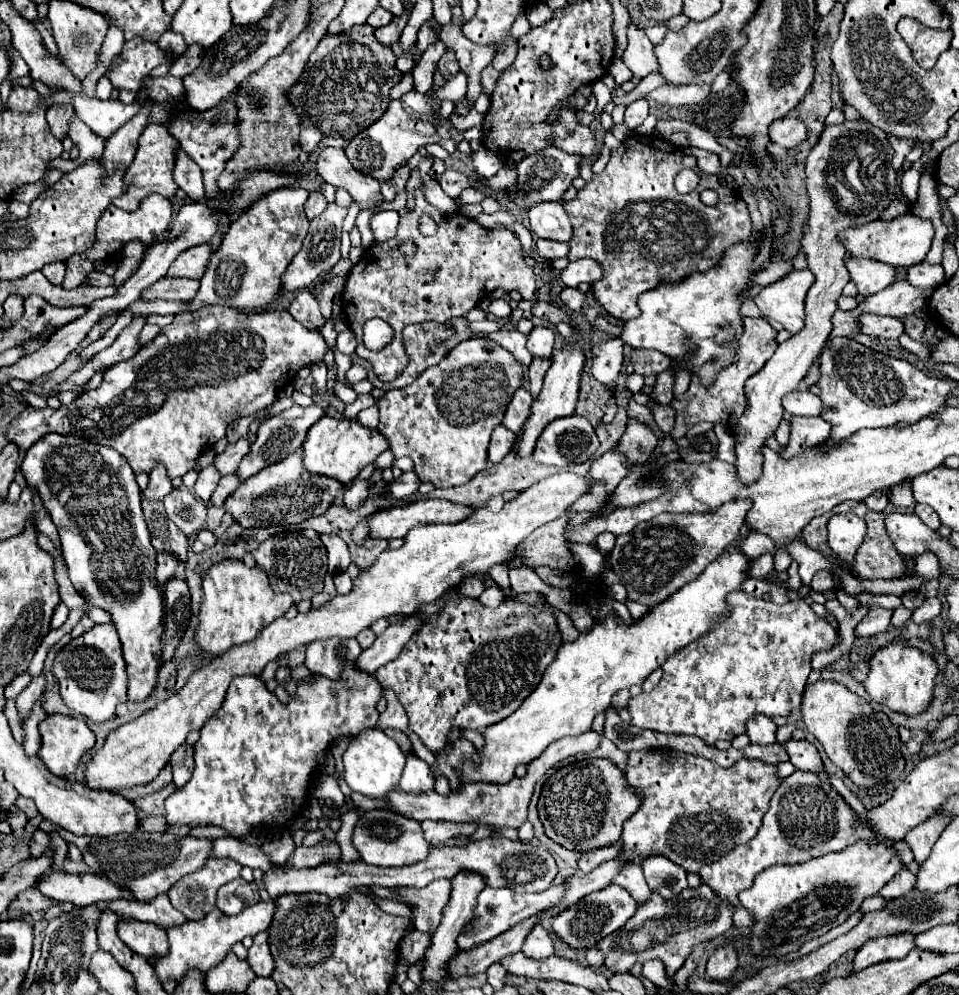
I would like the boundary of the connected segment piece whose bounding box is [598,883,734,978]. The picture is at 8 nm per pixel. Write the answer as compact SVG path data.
M706 883L696 889L682 891L672 901L652 893L650 901L638 907L636 915L630 917L630 923L626 923L622 931L614 931L614 935L608 935L598 943L598 947L606 953L604 967L612 973L628 973L634 963L660 959L666 966L666 975L671 978L696 943L722 935L732 927L732 915L734 907L730 907L730 903L722 903L722 899L718 899L718 895L714 895Z

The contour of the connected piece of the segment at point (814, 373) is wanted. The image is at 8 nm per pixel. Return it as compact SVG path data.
M818 359L812 363L812 367L810 367L810 371L806 373L806 377L802 379L802 383L798 383L798 389L800 391L808 391L812 385L816 385L818 383L818 379L820 379L820 371L818 371Z

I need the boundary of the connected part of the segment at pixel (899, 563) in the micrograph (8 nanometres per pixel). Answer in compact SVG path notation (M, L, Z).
M846 501L834 507L836 513L854 513L860 519L866 521L868 533L864 537L864 543L858 547L852 569L860 573L862 579L894 579L902 575L904 561L902 555L894 549L890 537L886 535L884 527L884 515L870 511L864 501Z

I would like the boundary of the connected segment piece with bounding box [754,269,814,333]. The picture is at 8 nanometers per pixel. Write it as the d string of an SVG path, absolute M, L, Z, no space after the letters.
M792 269L782 279L760 289L754 297L760 313L780 321L786 331L798 333L804 327L804 295L814 283L814 273L808 269Z

